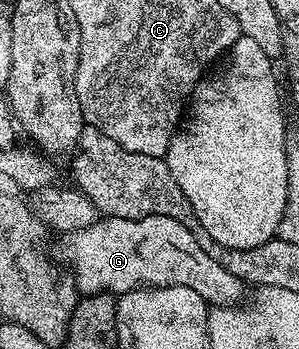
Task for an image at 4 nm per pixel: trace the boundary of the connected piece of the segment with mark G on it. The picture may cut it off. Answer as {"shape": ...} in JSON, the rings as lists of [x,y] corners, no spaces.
{"shape":[[[103,217],[85,229],[60,234],[58,239],[58,258],[74,275],[75,288],[83,295],[114,293],[121,296],[126,291],[153,287],[184,287],[193,289],[208,305],[235,305],[244,298],[243,280],[217,265],[217,261],[197,245],[197,237],[193,237],[191,230],[173,217]]]}

